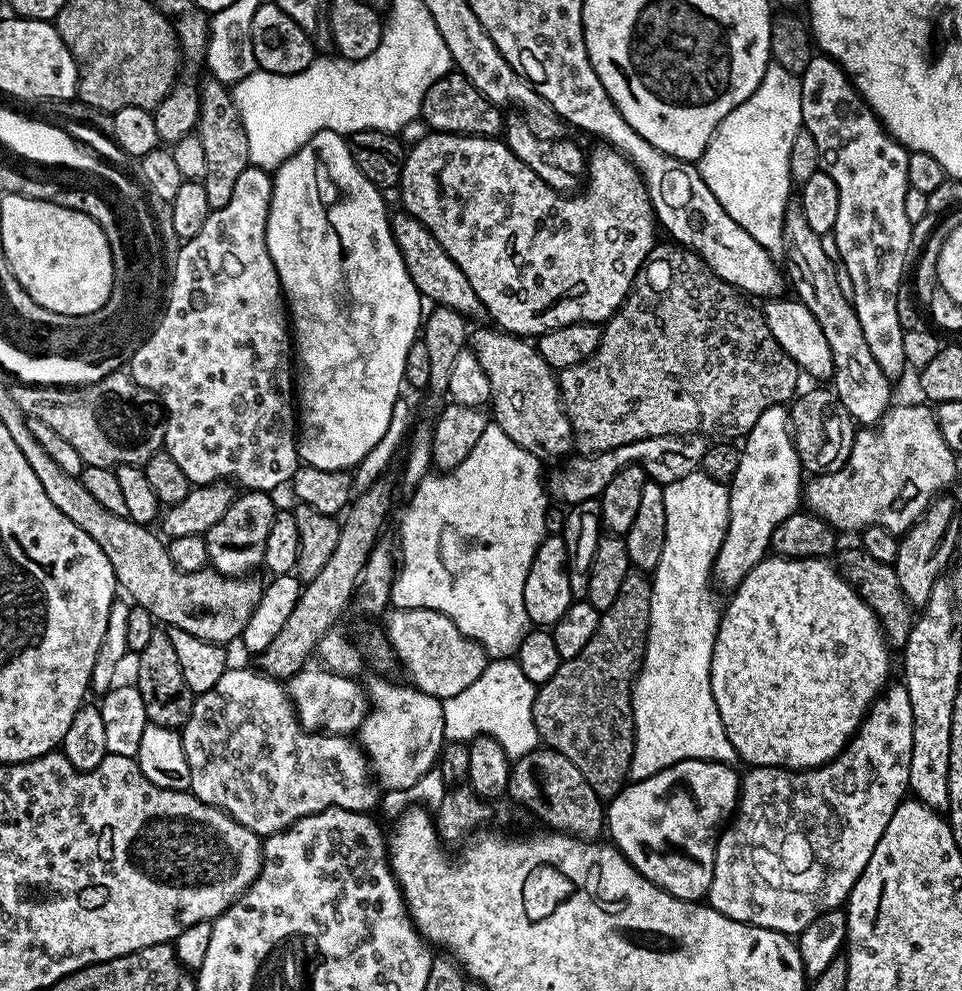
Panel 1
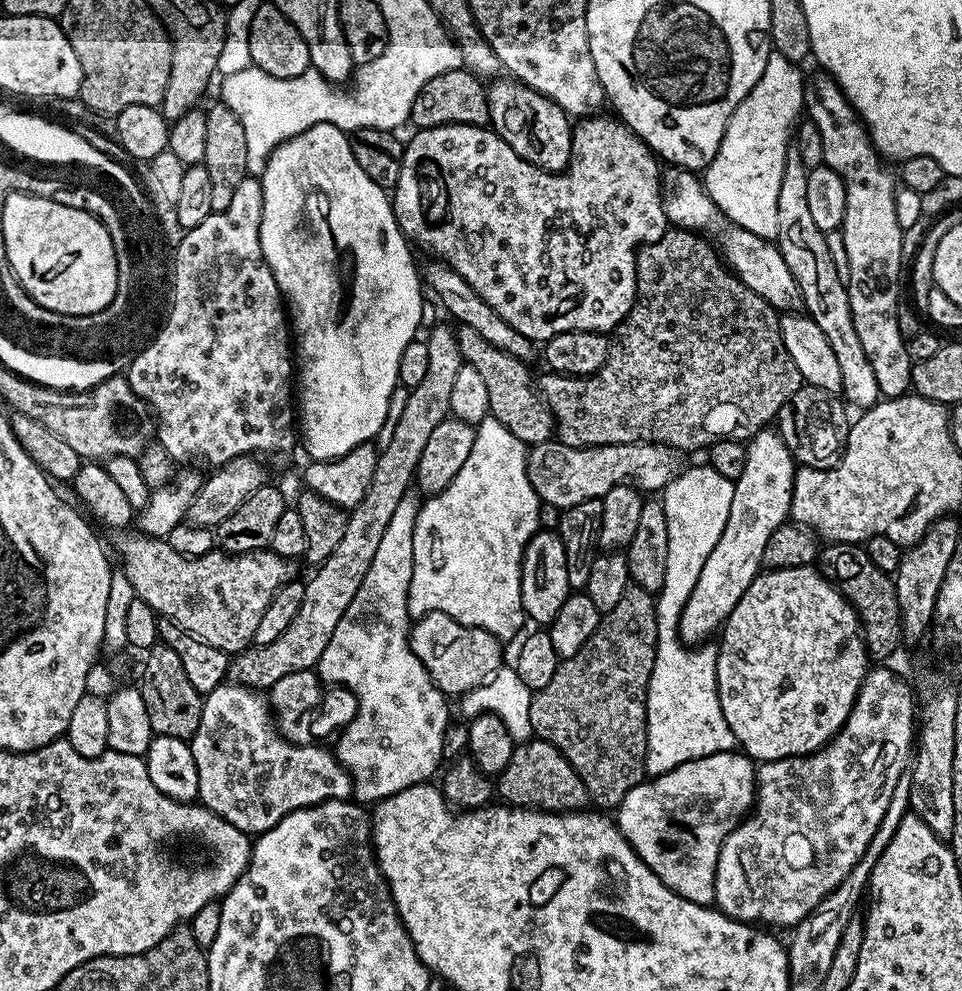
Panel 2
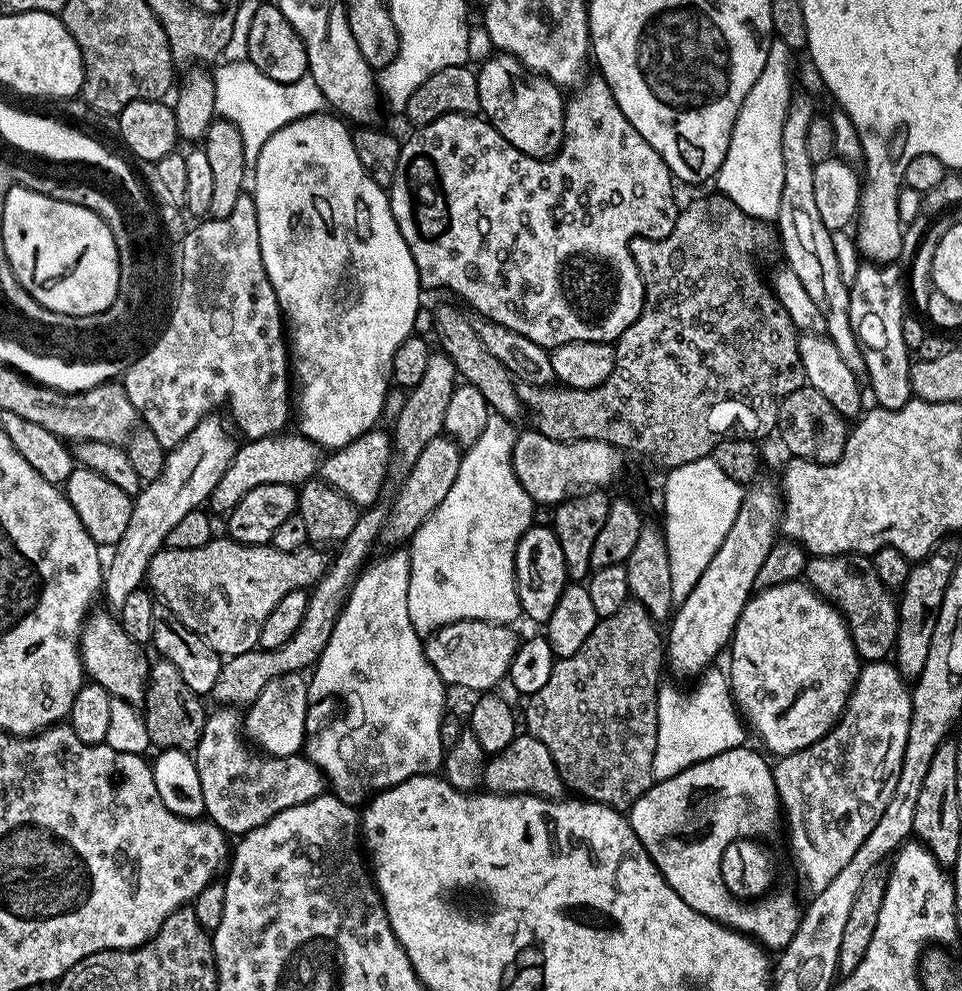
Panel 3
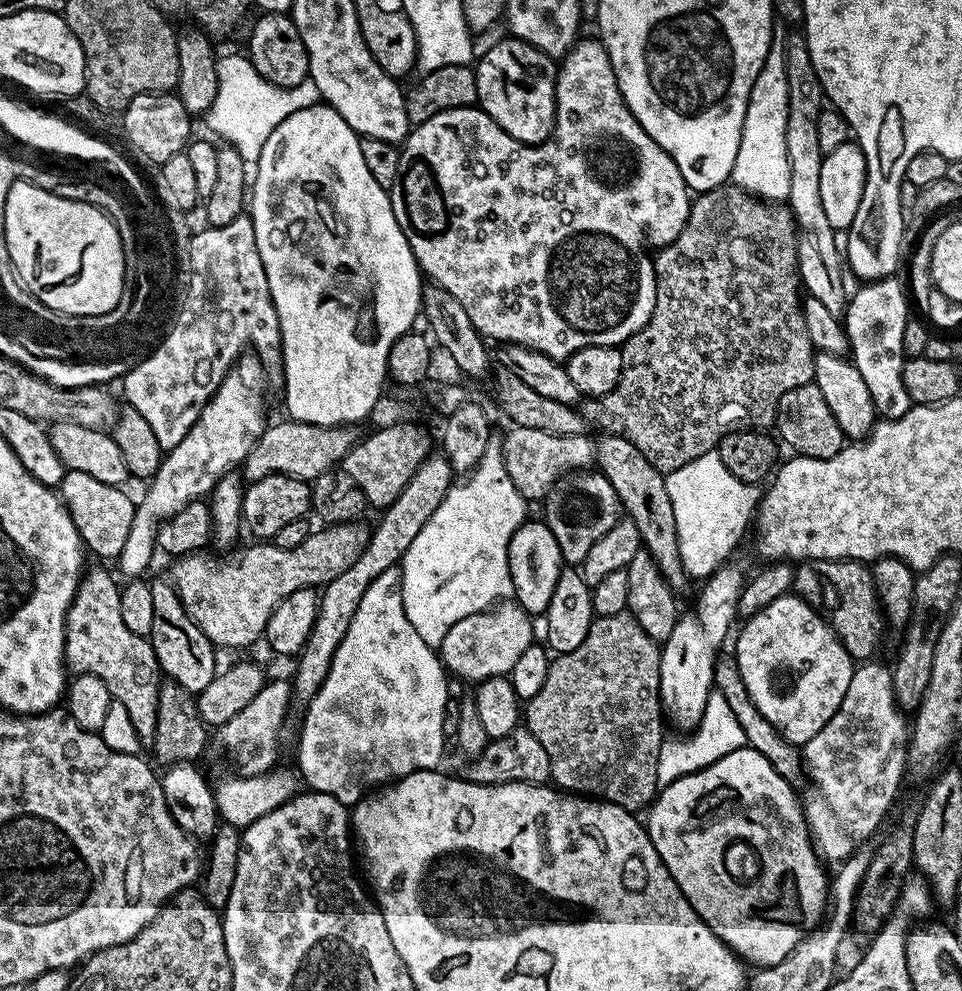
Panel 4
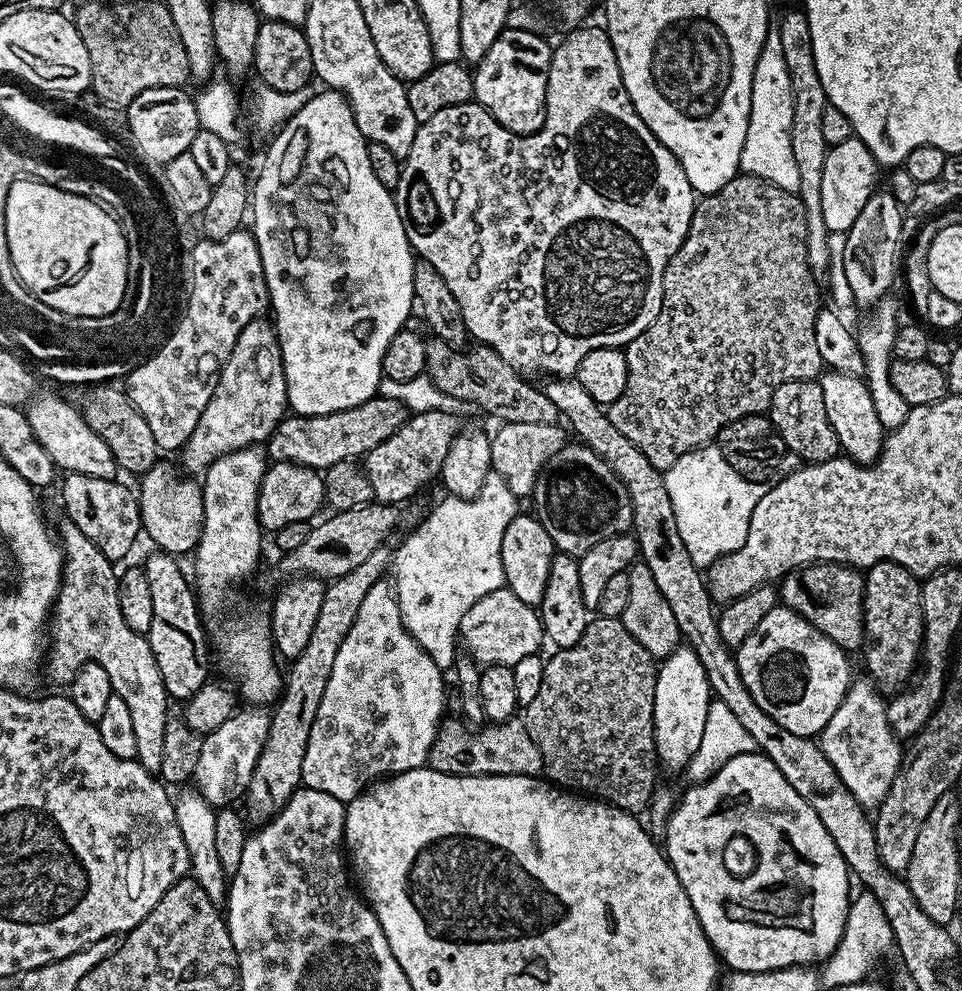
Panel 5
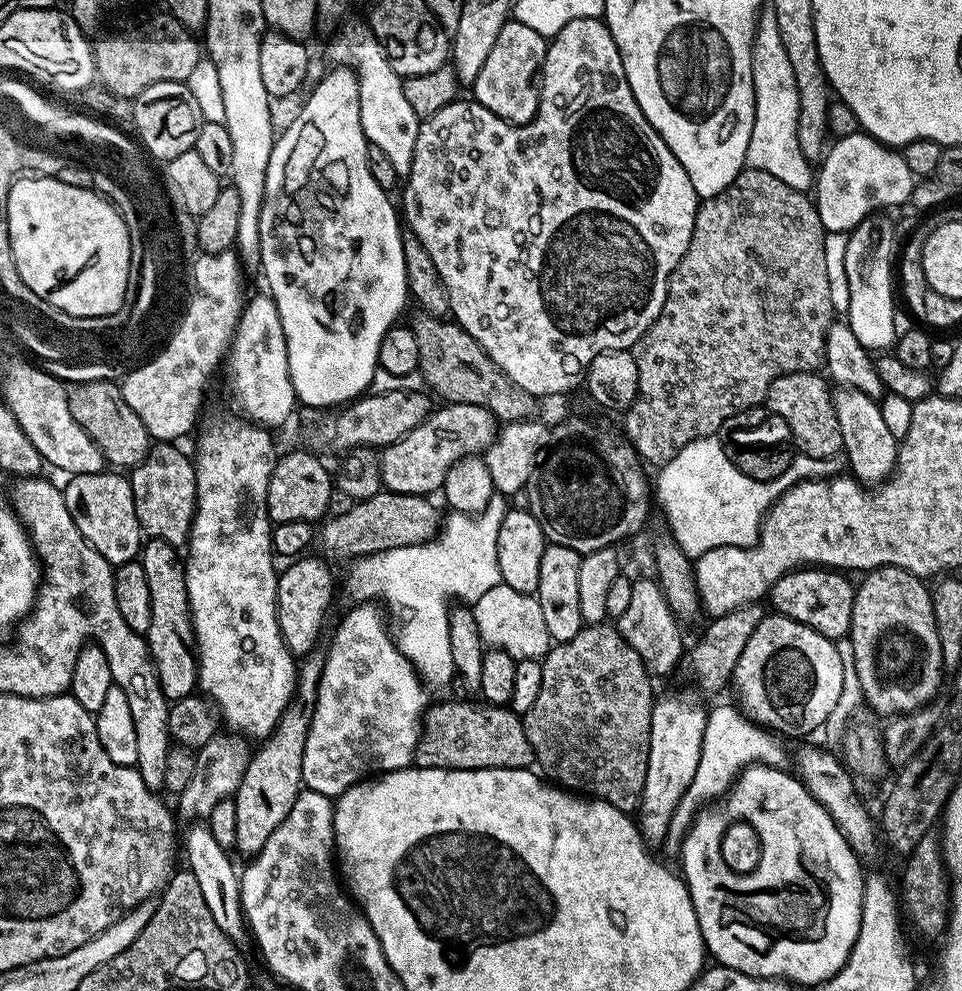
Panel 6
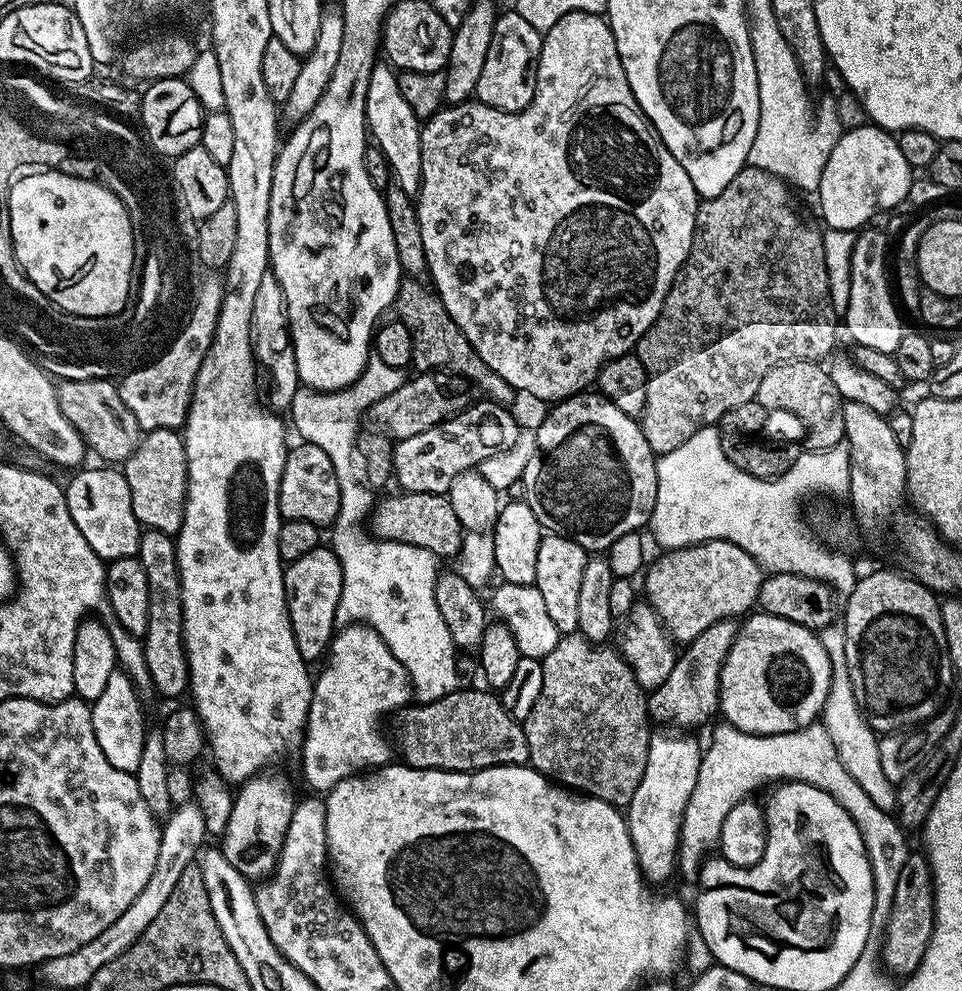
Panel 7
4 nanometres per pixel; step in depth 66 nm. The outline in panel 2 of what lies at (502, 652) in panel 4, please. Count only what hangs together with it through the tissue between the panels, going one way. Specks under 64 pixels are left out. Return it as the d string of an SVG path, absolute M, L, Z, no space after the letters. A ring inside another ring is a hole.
M427 612L411 625L410 639L414 654L426 666L430 678L437 684L445 697L463 697L479 684L489 680L502 667L500 648L502 641L484 628L471 628L460 624L441 612Z

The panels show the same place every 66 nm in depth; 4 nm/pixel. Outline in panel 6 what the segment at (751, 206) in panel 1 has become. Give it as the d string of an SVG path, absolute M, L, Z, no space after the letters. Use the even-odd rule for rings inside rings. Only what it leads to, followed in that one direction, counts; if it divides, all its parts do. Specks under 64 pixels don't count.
M770 6L761 8L756 18L756 33L752 39L752 85L754 86L754 130L750 130L750 146L746 146L746 164L749 168L766 170L774 178L808 190L814 184L813 165L804 157L798 146L798 86L794 82L794 70L790 67L790 58L786 58L786 49L782 47L782 37L778 35L778 18Z

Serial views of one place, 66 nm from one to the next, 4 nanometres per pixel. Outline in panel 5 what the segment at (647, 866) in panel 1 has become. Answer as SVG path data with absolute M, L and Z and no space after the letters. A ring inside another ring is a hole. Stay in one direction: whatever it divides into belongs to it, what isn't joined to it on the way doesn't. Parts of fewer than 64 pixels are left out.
M759 750L730 758L730 762L722 765L708 780L693 783L688 789L690 790L684 797L680 796L675 801L675 807L668 816L662 851L668 857L668 864L674 870L674 874L678 874L678 882L682 882L682 890L686 890L686 894L690 898L690 906L694 910L706 938L712 943L717 957L725 965L728 963L727 967L734 972L773 972L779 968L816 966L827 960L835 951L844 934L850 903L850 891L848 892L850 873L843 854L835 845L834 838L827 833L822 819L818 818L818 814L814 812L814 807L810 806L809 802L806 802L805 798L802 798L802 795L794 790L793 786L790 786L786 778L782 776L782 771L778 770L774 762ZM735 836L744 836L756 848L756 868L749 876L730 874L730 870L726 870L724 865L724 847L726 842L730 842Z

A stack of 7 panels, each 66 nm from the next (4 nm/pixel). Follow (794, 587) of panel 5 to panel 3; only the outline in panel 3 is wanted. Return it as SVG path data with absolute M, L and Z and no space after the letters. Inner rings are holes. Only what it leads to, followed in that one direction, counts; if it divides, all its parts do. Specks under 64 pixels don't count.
M867 555L812 556L803 579L847 620L852 644L861 661L886 660L893 655L900 617L898 600L893 589L887 588L882 578L878 578L876 565Z

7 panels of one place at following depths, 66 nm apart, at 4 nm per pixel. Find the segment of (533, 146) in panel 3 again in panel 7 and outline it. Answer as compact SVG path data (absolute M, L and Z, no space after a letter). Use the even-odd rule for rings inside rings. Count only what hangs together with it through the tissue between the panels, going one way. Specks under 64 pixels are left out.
M515 10L501 11L496 18L490 50L478 77L475 99L481 104L503 112L521 112L530 106L536 89L536 67L542 50L542 33L530 26Z

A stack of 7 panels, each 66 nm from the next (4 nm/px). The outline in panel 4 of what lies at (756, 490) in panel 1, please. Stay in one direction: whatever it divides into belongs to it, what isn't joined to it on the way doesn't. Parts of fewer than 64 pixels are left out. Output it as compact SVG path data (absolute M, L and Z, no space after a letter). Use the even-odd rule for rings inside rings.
M725 562L703 581L704 589L696 600L693 616L681 615L677 619L670 638L662 642L660 649L660 703L667 719L680 728L695 729L706 710L706 702L713 692L715 666L718 661L716 648L724 644L732 619L737 619L740 607L740 591L746 583L746 575L733 562Z

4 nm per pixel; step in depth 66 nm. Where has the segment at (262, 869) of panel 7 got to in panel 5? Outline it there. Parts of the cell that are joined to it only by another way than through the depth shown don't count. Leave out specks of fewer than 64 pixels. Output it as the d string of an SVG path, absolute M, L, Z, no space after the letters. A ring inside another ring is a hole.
M381 546L374 550L374 554L370 554L370 558L366 558L366 562L362 562L362 566L350 570L350 574L342 574L336 580L327 581L314 630L310 633L302 654L298 654L298 658L287 665L282 691L270 712L266 742L262 746L262 754L258 754L258 762L246 789L246 816L251 823L253 820L253 825L267 824L284 809L286 802L301 787L302 758L306 758L310 726L314 726L314 714L318 714L322 694L326 694L326 682L330 682L330 670L334 670L338 646L342 646L346 634L350 634L350 626L354 626L354 618L358 618L358 609L362 607L370 586L377 584L389 571L393 555L391 547Z

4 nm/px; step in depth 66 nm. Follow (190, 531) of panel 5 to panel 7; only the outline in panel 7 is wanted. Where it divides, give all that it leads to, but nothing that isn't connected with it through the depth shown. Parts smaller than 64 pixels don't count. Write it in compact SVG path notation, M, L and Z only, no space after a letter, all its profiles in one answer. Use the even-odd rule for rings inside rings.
M175 428L144 432L134 454L130 454L130 458L124 461L122 471L126 478L126 486L130 486L130 506L134 506L134 518L140 523L141 529L158 530L162 534L175 537L182 526L184 498L188 493L188 467L183 435Z

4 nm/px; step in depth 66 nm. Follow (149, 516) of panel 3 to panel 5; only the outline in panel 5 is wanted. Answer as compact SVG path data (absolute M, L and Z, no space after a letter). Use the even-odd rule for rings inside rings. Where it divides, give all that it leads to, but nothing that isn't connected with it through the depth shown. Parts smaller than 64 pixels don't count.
M252 320L238 334L238 342L230 350L230 358L216 380L206 410L202 410L190 438L179 449L179 463L185 473L203 474L219 456L267 441L289 411L280 339L276 337L275 327L266 321Z

